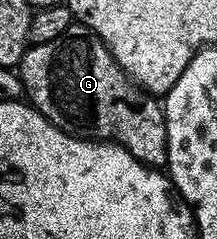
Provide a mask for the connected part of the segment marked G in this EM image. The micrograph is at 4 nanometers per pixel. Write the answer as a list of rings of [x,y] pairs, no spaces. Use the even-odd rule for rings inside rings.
[[[73,21],[61,36],[54,38],[52,41],[46,41],[45,44],[31,44],[28,49],[31,51],[32,55],[26,55],[28,59],[25,59],[24,56],[22,56],[19,61],[19,63],[24,66],[24,71],[19,74],[19,77],[22,81],[28,79],[28,85],[24,88],[24,95],[26,96],[27,102],[35,107],[36,110],[41,111],[52,124],[62,128],[63,131],[67,131],[69,135],[79,135],[93,141],[108,141],[108,131],[116,131],[116,138],[114,138],[112,142],[118,143],[120,146],[127,149],[135,159],[139,159],[140,162],[147,163],[156,169],[163,168],[165,164],[167,164],[168,134],[166,133],[166,121],[164,120],[163,123],[160,123],[160,120],[164,118],[163,106],[161,106],[153,96],[145,93],[129,79],[127,73],[116,63],[116,58],[108,52],[108,46],[106,46],[89,27]]]

